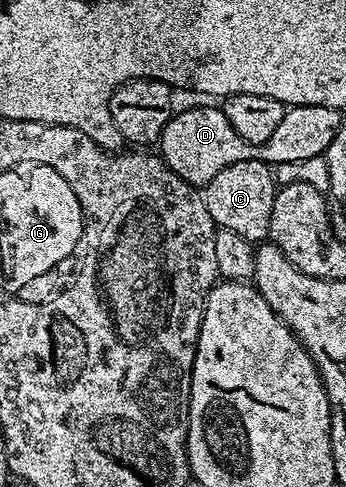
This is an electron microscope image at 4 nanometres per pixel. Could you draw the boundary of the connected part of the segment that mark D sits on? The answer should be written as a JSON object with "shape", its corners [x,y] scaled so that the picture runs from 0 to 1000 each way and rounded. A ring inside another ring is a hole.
{"shape":[[[569,220],[517,234],[500,234],[474,259],[460,285],[462,318],[503,355],[566,386],[595,384],[627,355],[673,333],[711,326],[731,300],[708,294],[636,220]]]}

